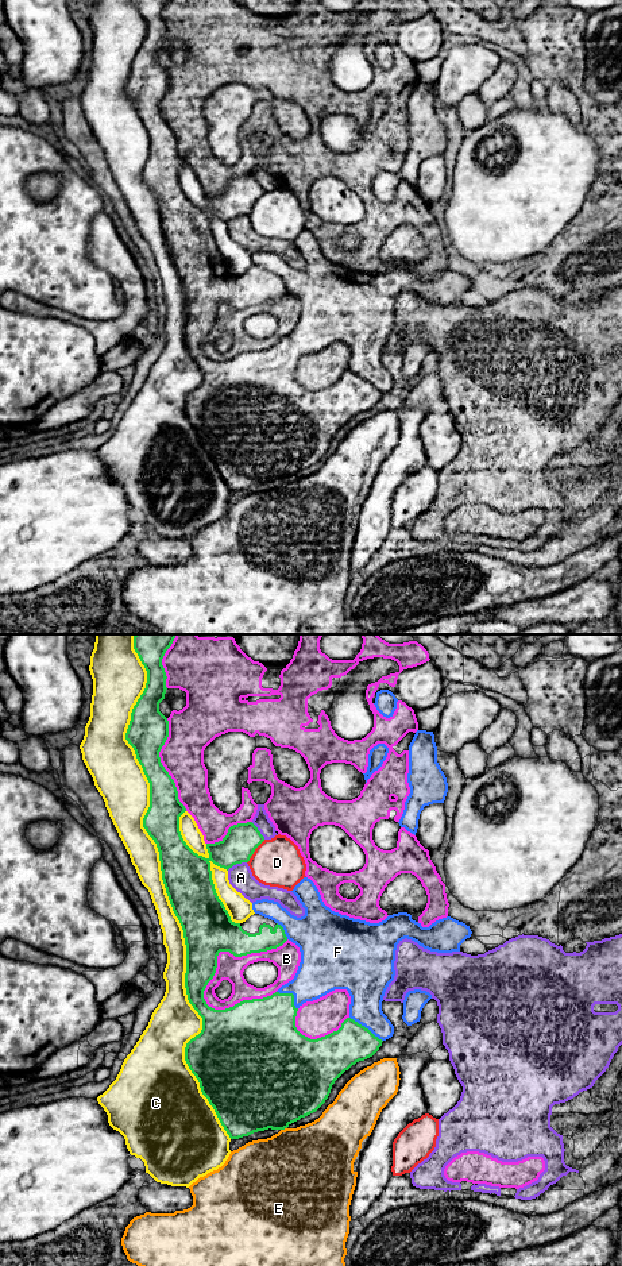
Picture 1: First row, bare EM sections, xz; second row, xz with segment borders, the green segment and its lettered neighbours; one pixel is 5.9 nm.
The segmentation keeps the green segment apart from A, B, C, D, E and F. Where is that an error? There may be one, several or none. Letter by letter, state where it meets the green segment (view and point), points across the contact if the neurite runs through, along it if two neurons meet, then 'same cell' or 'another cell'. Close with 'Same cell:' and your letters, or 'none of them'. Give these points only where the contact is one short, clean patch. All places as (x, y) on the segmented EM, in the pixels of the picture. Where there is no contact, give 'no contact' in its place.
A: meets green in xz at (236, 863); another cell
B: meets green in xz at (228, 950); another cell
C: meets green in xz at (165, 887); another cell
D: meets green in xz at (254, 850); another cell
E: meets green in xz at (284, 1129); another cell
F: meets green in xz at (364, 1027); same cell
Same cell: F

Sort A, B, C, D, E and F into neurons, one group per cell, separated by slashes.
A / B / C / D / E / F

